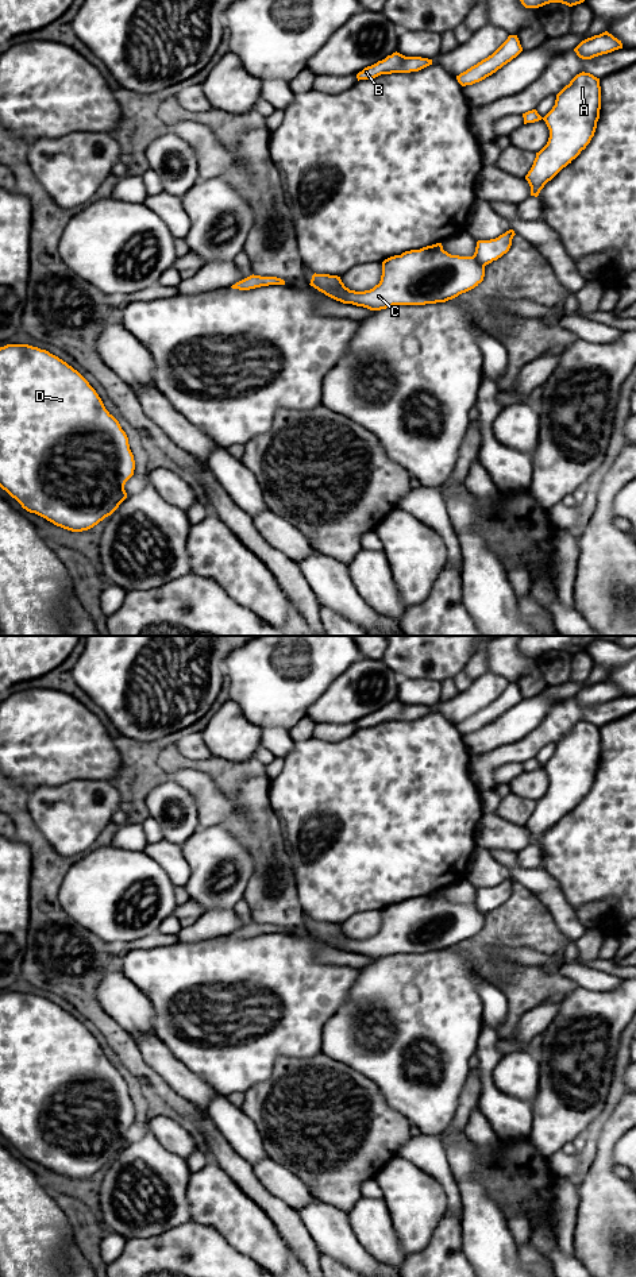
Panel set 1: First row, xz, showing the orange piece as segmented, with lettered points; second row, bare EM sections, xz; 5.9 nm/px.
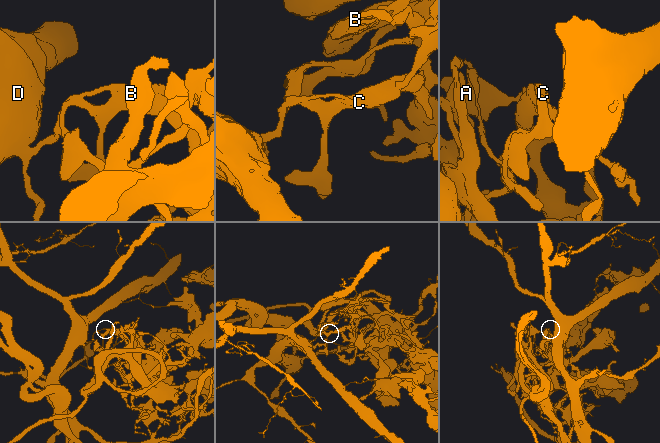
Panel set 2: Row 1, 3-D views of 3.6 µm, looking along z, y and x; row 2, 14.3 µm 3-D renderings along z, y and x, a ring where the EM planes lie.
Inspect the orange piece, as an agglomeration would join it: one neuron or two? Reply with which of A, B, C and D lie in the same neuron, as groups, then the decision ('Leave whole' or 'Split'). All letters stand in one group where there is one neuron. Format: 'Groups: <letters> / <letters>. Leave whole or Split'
Groups: A B C / D. Split

